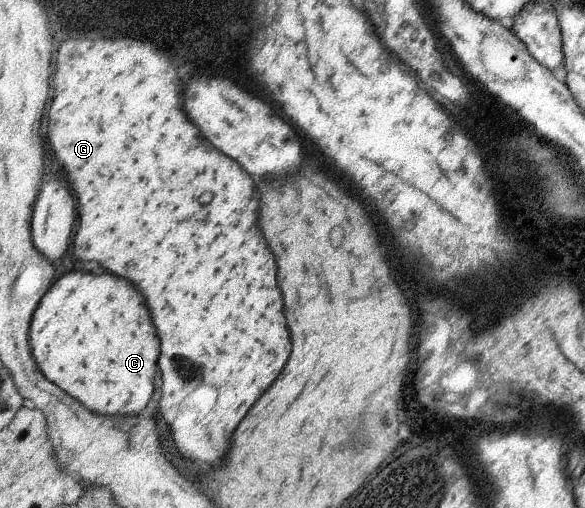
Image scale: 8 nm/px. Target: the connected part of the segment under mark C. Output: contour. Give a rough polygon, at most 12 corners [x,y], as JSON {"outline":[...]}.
{"outline":[[109,272],[55,278],[43,374],[97,414],[141,412],[159,336]]}

